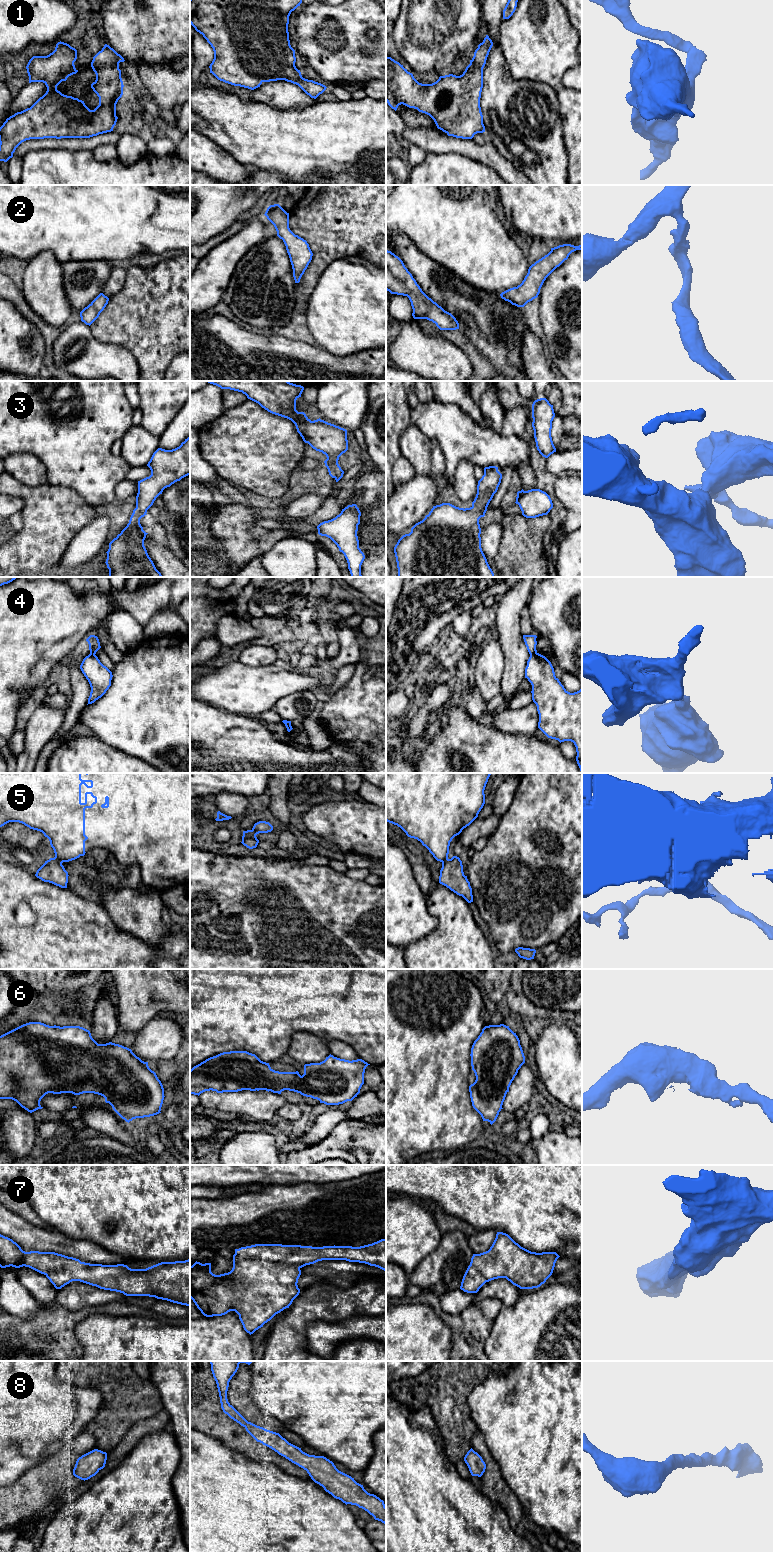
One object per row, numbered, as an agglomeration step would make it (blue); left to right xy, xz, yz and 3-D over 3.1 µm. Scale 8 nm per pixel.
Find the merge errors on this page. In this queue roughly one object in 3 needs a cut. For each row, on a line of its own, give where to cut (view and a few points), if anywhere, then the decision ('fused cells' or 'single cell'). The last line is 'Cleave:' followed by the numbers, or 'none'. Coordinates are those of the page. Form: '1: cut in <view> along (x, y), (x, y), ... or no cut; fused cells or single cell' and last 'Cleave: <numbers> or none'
1: no cut; single cell
2: no cut; single cell
3: no cut; single cell
4: cut in yz along (536, 652), (530, 655); fused cells
5: cut in xy along (54, 857), (61, 863); fused cells
6: cut in xz along (216, 1090), (223, 1091); fused cells
7: no cut; single cell
8: no cut; single cell
Cleave: 4, 5, 6

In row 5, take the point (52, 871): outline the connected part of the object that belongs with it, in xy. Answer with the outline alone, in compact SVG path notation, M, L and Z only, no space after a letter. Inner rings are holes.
M50 858L37 870L35 876L44 882L67 888L68 872L56 858Z

